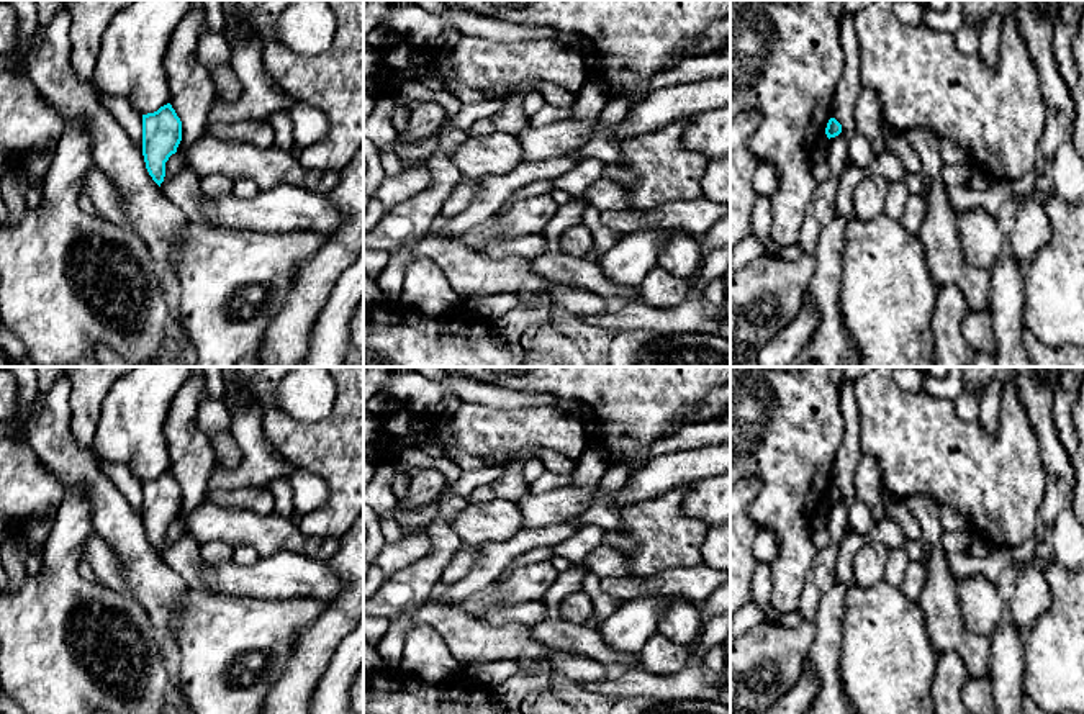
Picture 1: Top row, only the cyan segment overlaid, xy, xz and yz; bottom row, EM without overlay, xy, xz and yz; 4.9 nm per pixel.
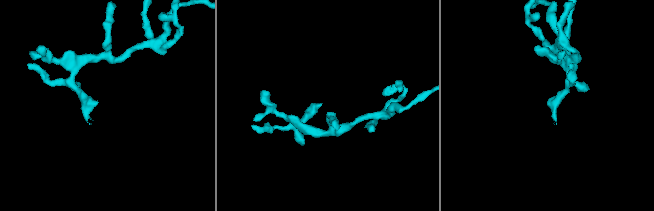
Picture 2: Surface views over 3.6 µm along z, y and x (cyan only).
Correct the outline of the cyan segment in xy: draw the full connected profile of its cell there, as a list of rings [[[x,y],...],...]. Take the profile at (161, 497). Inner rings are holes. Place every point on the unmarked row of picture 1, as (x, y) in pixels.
[[[170,470],[142,481],[142,522],[149,542],[190,588],[208,591],[201,578],[208,563],[200,555],[200,544],[190,536],[174,545],[165,544],[165,529],[177,519],[180,508],[182,488]]]

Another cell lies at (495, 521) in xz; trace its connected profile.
[[[491,499],[472,503],[455,516],[454,531],[467,547],[485,542],[506,542],[522,529],[522,516],[516,501]]]

